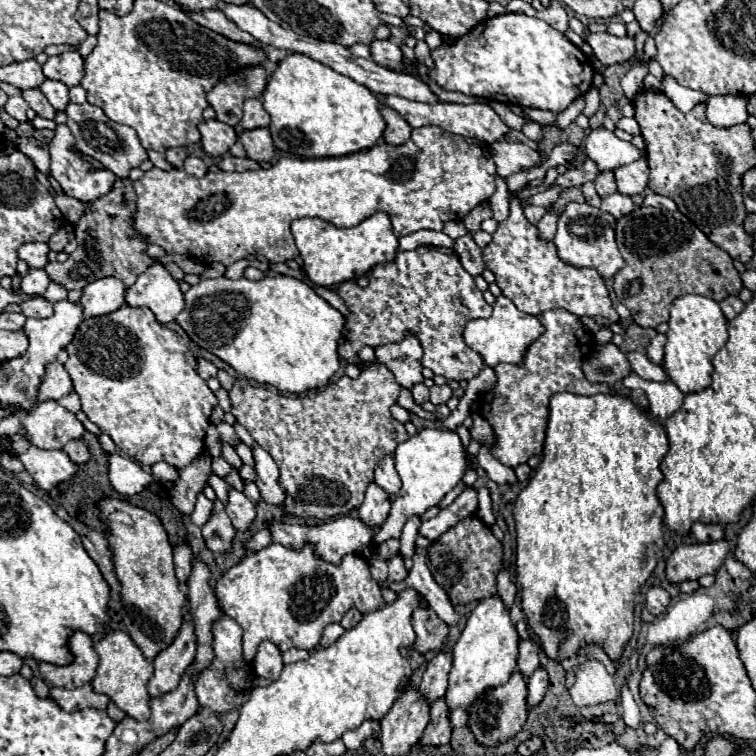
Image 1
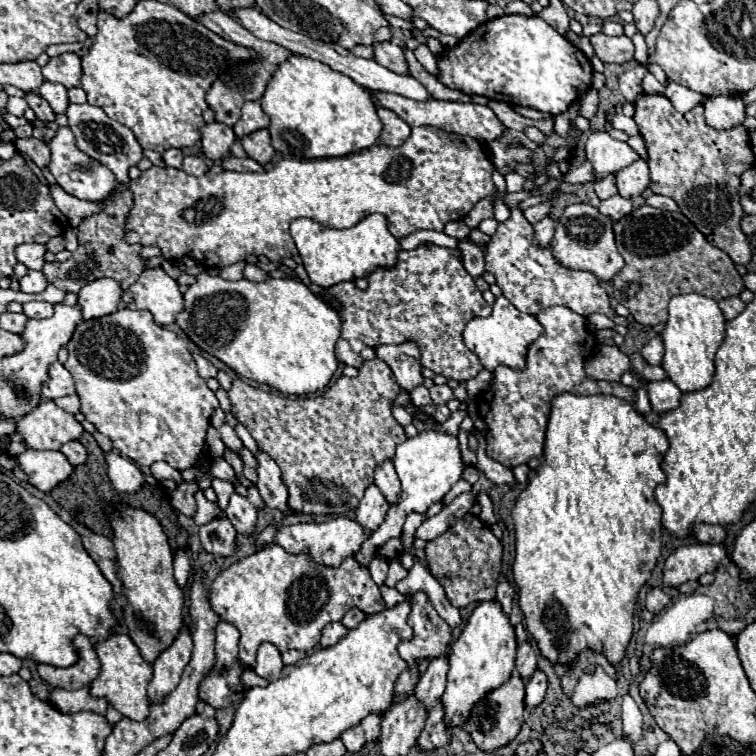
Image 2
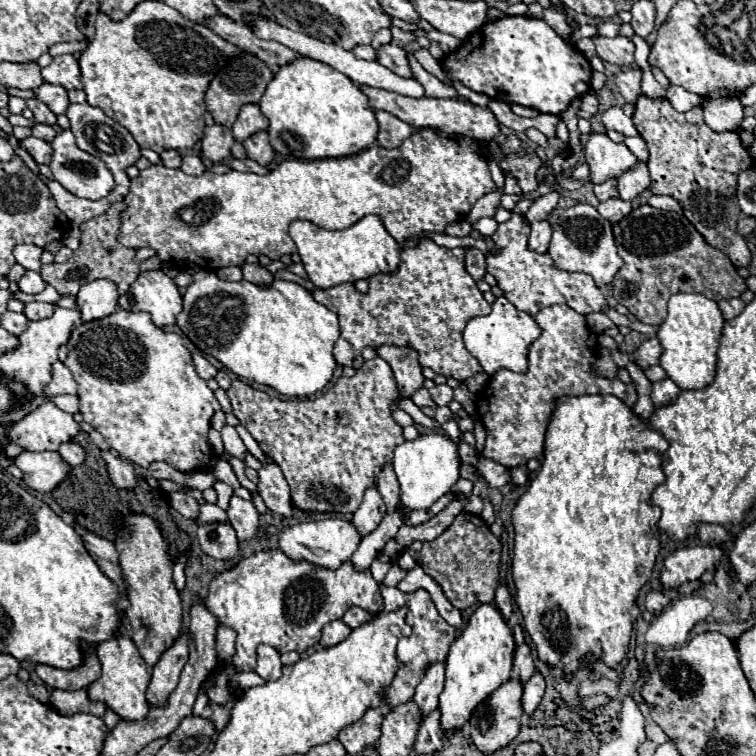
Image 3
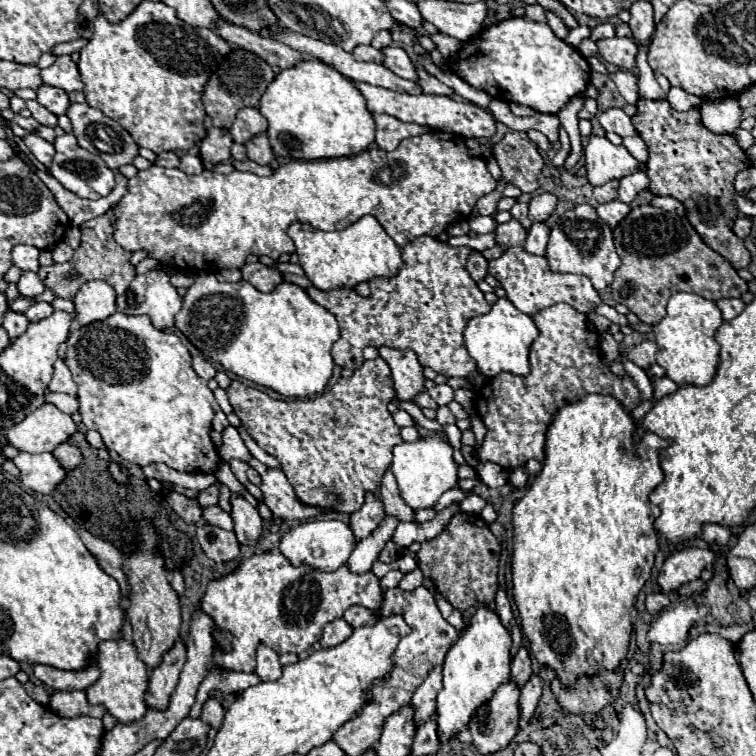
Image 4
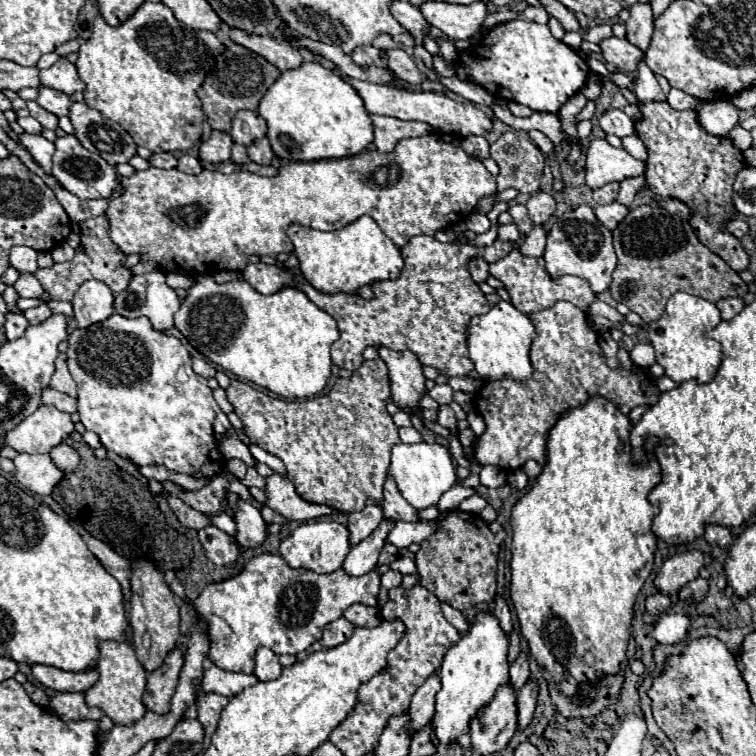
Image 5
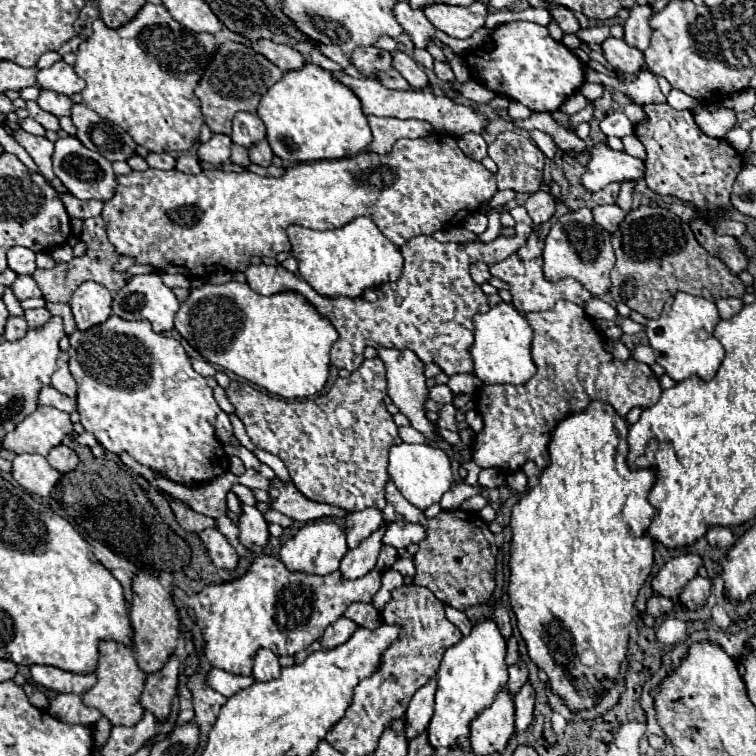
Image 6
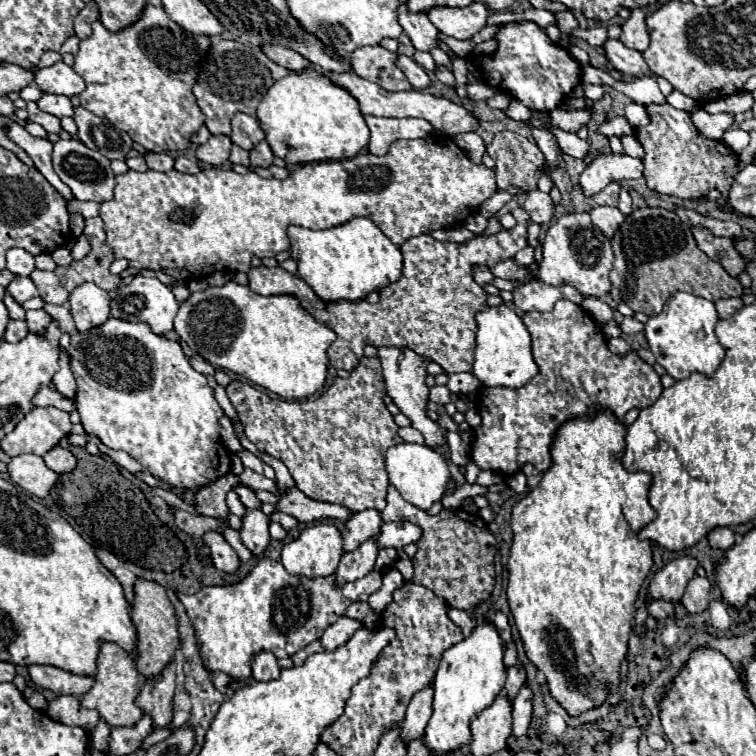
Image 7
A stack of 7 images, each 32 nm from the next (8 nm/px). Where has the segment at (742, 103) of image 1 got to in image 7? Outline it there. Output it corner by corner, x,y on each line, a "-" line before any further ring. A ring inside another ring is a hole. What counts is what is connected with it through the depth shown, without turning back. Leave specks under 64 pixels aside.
696,108
694,112
690,112
690,118
694,122
694,126
698,128
698,132
704,136
704,138
710,138
710,140
720,140
722,134
732,126
734,122
734,116
732,114
726,114
726,112
720,112
720,114
708,114
704,112
702,108

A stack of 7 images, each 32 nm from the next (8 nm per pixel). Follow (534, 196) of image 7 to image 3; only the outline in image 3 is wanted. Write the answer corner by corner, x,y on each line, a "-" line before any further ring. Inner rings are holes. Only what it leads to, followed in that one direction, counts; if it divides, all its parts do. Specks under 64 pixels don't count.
548,192
548,194
544,194
544,196
536,196
534,202
532,202
532,206
530,206
530,210
528,210
528,214
526,214
528,222
546,220
548,214
556,208
558,198
560,198
560,196
558,196
556,192

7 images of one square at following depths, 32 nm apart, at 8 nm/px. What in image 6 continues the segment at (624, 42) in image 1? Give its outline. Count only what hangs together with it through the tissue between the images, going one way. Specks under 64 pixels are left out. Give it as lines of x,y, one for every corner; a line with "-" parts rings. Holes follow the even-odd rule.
608,38
602,44
604,56
606,60
612,64
614,70
618,70
620,74
638,74
642,68
646,68
644,62
644,54
636,48
628,48
628,44
624,44
624,40
618,38

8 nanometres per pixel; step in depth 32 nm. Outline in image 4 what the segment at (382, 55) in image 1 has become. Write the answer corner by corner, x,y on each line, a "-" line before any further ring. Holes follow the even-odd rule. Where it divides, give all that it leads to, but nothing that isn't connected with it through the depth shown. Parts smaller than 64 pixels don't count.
390,46
390,48
382,48
384,52
384,66
390,68
396,76
410,80
410,82
418,82
418,74
416,74
416,66
412,64
412,60
408,58
408,54
400,48
400,46

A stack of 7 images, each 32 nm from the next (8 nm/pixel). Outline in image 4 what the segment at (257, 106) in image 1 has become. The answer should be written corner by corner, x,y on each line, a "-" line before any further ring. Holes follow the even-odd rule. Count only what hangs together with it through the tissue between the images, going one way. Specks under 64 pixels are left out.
242,108
236,114
236,120
230,128
230,134
232,134
234,142
246,144
250,138
264,134
266,128
268,128
268,122
264,120
264,116
256,108

